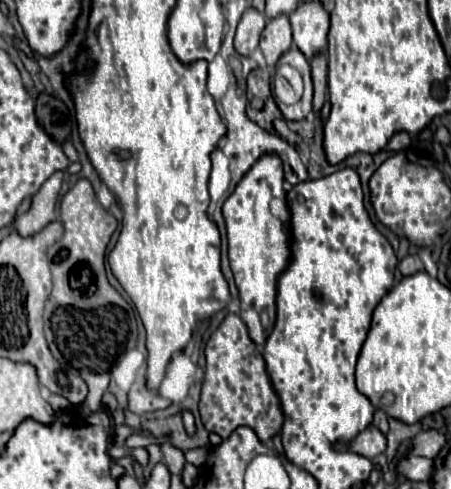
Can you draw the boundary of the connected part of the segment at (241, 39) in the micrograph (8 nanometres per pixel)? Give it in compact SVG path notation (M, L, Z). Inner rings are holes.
M249 7L239 25L237 25L237 33L235 33L235 49L239 55L251 55L257 45L259 45L259 37L261 37L261 31L265 27L265 17L263 13L259 13L257 9Z

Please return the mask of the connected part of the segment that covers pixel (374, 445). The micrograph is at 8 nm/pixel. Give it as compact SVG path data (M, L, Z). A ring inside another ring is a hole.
M369 425L365 431L361 431L353 443L351 443L351 449L363 457L369 457L373 459L375 455L383 453L387 449L387 437L375 427L375 425Z

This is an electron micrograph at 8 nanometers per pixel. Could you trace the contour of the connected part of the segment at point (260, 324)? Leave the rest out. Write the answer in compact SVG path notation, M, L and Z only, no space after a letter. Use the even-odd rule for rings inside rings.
M275 153L261 155L253 167L237 183L235 191L223 203L223 219L229 241L229 263L235 275L235 285L241 299L241 319L249 329L249 337L257 347L263 347L275 325L275 295L277 279L289 265L291 227L271 215L271 199L285 199L283 191L283 161Z

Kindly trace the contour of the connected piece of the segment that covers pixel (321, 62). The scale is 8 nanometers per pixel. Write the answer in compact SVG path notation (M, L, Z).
M323 53L311 59L311 77L313 77L313 87L315 87L313 111L319 115L325 103L325 89L327 89L327 57Z

